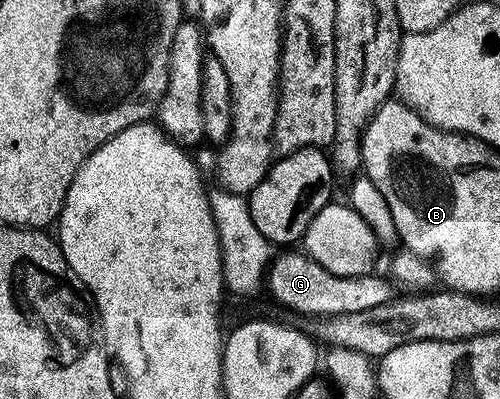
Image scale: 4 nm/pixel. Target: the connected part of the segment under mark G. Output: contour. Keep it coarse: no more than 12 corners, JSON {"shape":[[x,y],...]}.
{"shape":[[303,251],[272,260],[265,289],[304,318],[369,311],[386,276],[342,277]]}

